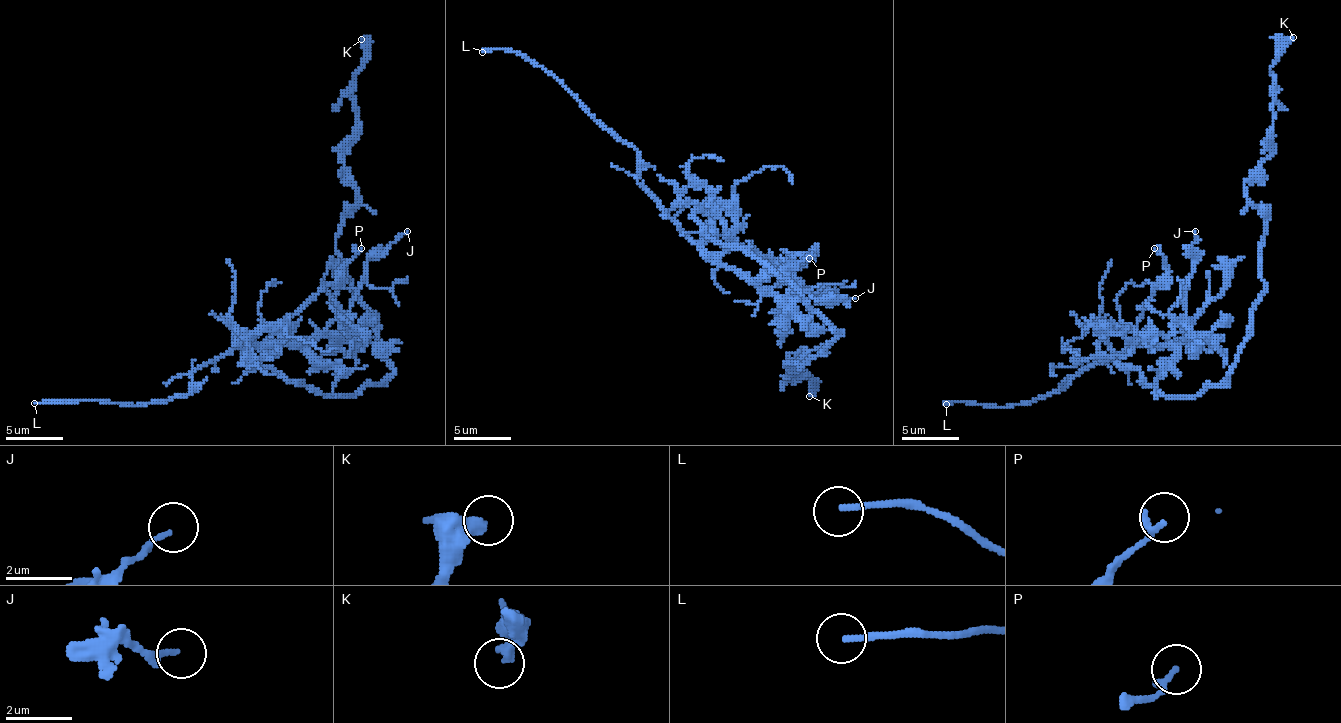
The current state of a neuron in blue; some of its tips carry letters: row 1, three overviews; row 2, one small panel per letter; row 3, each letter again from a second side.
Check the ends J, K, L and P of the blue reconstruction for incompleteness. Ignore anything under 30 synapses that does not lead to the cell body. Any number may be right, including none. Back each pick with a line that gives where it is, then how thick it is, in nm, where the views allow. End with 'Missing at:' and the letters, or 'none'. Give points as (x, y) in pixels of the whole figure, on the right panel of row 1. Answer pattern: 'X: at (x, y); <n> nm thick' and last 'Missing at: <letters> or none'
L: at (946, 404); 170 nm thick
Missing at: L

